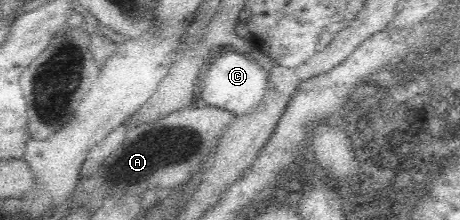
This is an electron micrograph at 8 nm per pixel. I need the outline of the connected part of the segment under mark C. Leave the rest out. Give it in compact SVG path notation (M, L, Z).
M225 48L217 60L202 70L201 74L201 102L240 115L253 110L267 92L267 71L260 67L257 60L250 56Z

